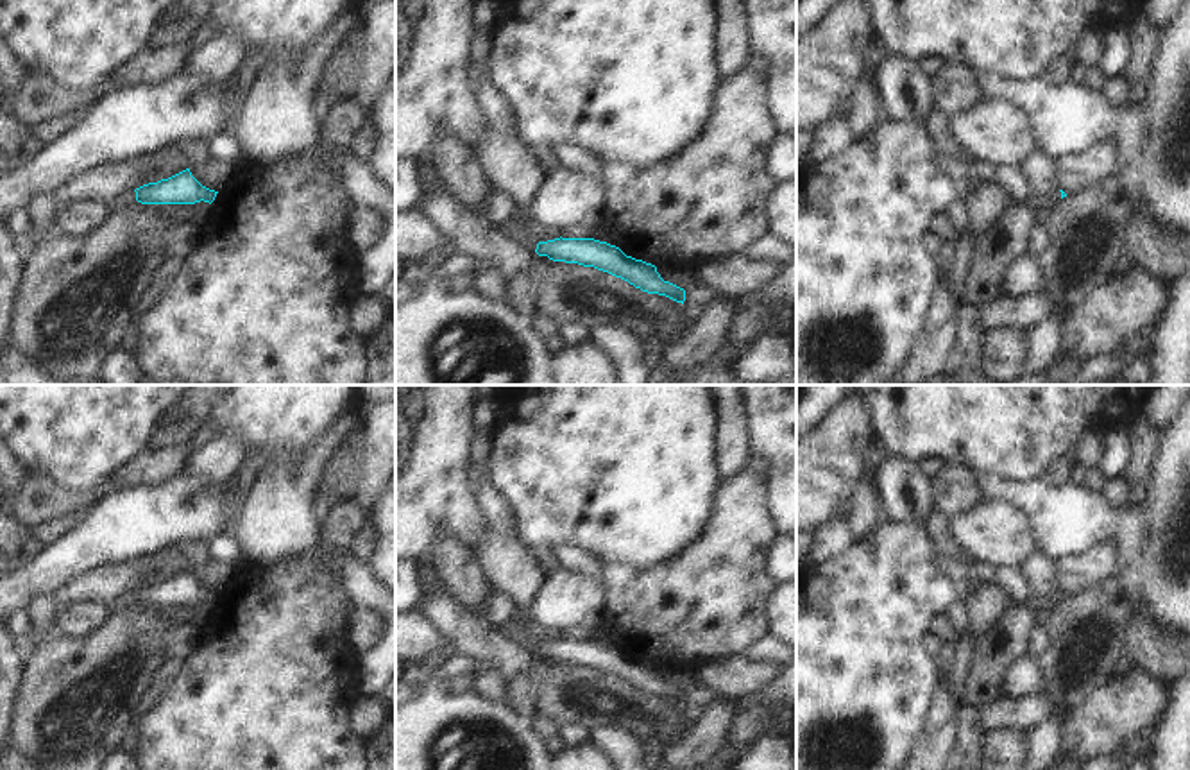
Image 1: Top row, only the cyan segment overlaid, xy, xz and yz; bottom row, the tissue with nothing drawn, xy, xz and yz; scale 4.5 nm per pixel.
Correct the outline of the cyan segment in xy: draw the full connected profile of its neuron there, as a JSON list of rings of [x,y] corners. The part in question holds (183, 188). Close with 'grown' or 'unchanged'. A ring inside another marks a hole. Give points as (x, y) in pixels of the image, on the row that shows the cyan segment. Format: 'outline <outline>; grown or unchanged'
outline [[[190,168],[157,183],[143,184],[136,190],[125,190],[106,202],[107,211],[115,211],[132,201],[141,204],[195,204],[213,202],[218,192],[202,186]]]; grown

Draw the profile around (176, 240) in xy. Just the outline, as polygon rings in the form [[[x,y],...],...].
[[[199,222],[188,226],[168,226],[159,233],[161,249],[165,258],[181,258],[186,260],[190,251],[199,242]]]

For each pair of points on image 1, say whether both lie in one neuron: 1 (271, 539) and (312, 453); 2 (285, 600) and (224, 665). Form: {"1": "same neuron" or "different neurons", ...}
{"1": "same neuron", "2": "same neuron"}

